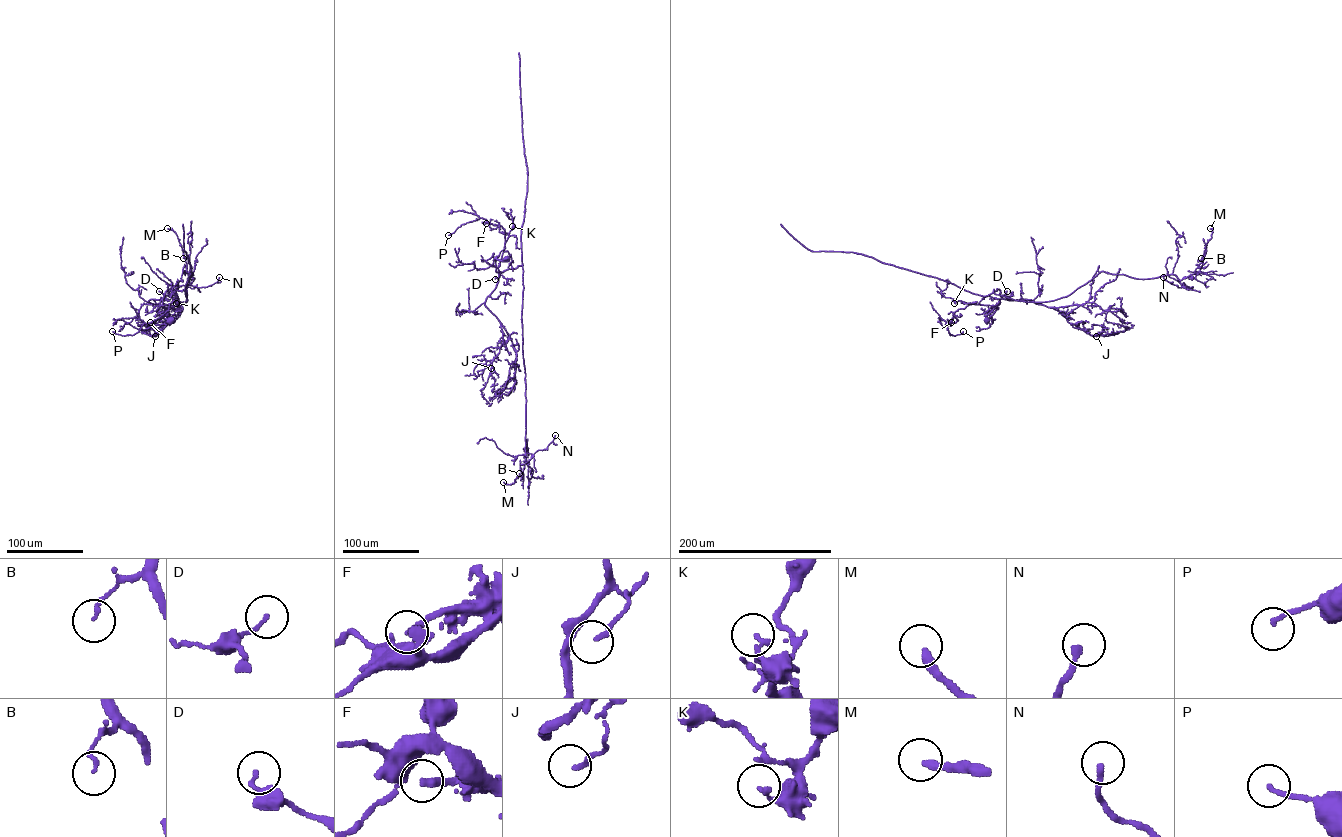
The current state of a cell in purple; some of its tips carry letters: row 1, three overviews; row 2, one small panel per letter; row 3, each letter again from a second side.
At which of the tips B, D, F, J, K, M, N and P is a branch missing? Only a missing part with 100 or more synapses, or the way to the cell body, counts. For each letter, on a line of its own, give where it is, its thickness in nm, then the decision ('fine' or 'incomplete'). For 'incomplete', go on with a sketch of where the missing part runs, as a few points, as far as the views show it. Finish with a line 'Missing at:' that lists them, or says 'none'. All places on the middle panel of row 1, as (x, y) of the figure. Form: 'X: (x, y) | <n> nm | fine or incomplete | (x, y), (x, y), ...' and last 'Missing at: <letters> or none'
B: (519, 473) | 130 nm | fine
D: (495, 279) | 110 nm | fine
F: (486, 223) | 240 nm | fine
J: (491, 368) | 160 nm | fine
K: (512, 226) | 180 nm | fine
M: (503, 482) | 280 nm | fine
N: (555, 435) | 220 nm | fine
P: (448, 235) | 150 nm | fine
Missing at: none

